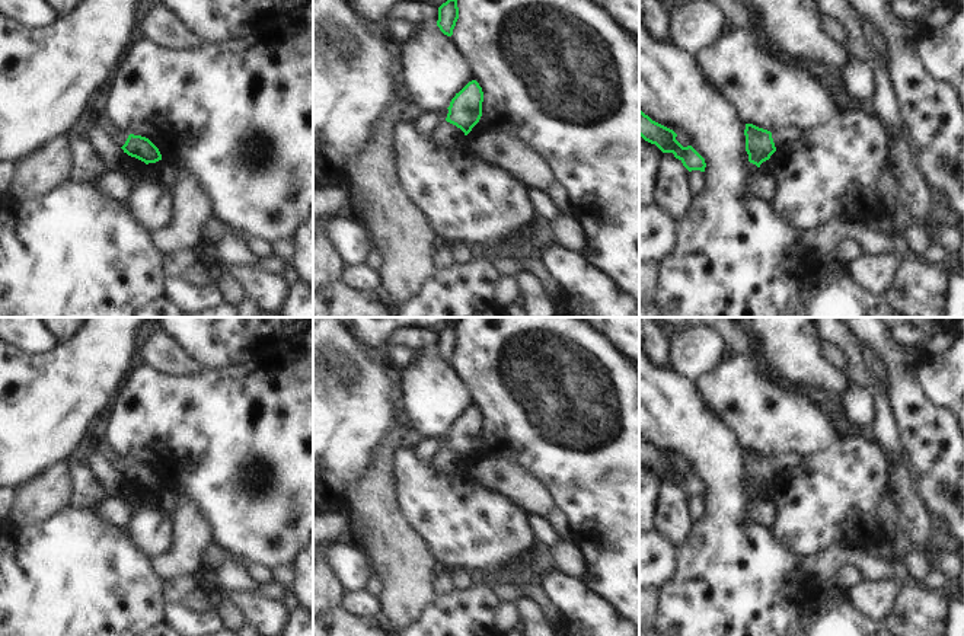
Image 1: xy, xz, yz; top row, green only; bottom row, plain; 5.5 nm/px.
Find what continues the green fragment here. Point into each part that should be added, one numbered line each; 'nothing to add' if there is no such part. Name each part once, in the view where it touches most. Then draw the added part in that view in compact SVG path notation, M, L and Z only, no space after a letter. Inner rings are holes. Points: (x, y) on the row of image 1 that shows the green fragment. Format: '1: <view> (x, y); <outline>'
nothing to add

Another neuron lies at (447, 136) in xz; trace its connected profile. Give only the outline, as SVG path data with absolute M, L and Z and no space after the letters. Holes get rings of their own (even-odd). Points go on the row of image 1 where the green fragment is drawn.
M447 121L440 122L440 125L432 134L432 138L443 150L454 150L467 140L467 137L460 128Z

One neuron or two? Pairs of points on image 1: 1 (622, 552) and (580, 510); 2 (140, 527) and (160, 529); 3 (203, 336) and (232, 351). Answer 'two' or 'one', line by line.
1: one
2: one
3: one

